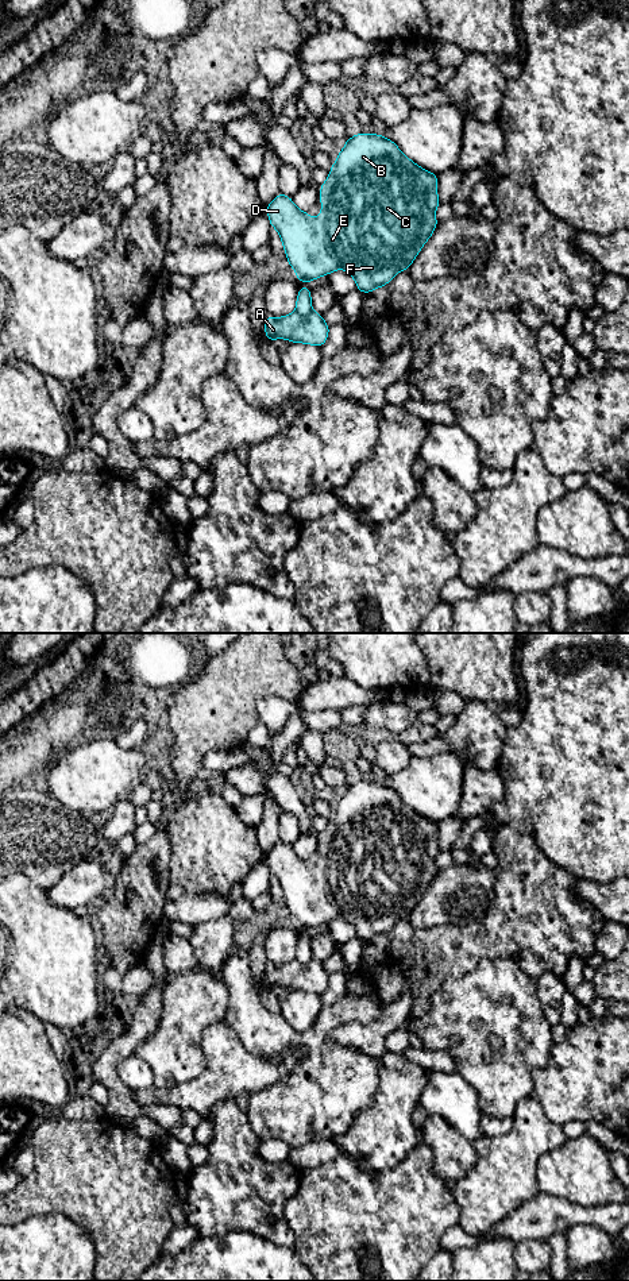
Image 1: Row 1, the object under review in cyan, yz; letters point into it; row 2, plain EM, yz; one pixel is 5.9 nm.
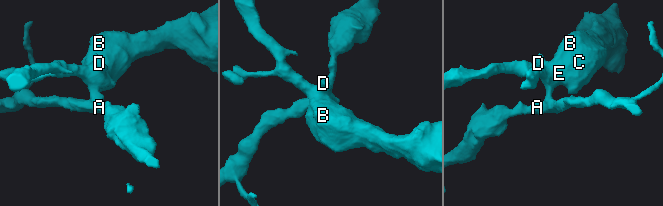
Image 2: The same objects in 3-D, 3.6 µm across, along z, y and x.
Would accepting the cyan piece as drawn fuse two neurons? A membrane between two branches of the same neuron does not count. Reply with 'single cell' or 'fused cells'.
fused cells

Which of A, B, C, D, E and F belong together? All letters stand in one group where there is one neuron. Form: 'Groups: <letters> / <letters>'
Groups: A / B C D E F

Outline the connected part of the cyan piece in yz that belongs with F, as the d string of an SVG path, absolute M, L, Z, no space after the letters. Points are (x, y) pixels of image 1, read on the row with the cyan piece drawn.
M359 132L347 138L327 181L320 185L319 217L300 211L293 198L281 192L266 205L270 225L281 236L286 259L296 271L297 281L309 282L343 269L355 279L356 289L367 294L387 285L397 273L408 270L439 224L435 215L441 202L436 189L437 177L417 166L385 135Z

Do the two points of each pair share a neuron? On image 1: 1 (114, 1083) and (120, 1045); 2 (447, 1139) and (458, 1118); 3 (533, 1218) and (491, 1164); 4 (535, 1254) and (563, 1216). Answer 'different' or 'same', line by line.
1: same
2: different
3: different
4: different

